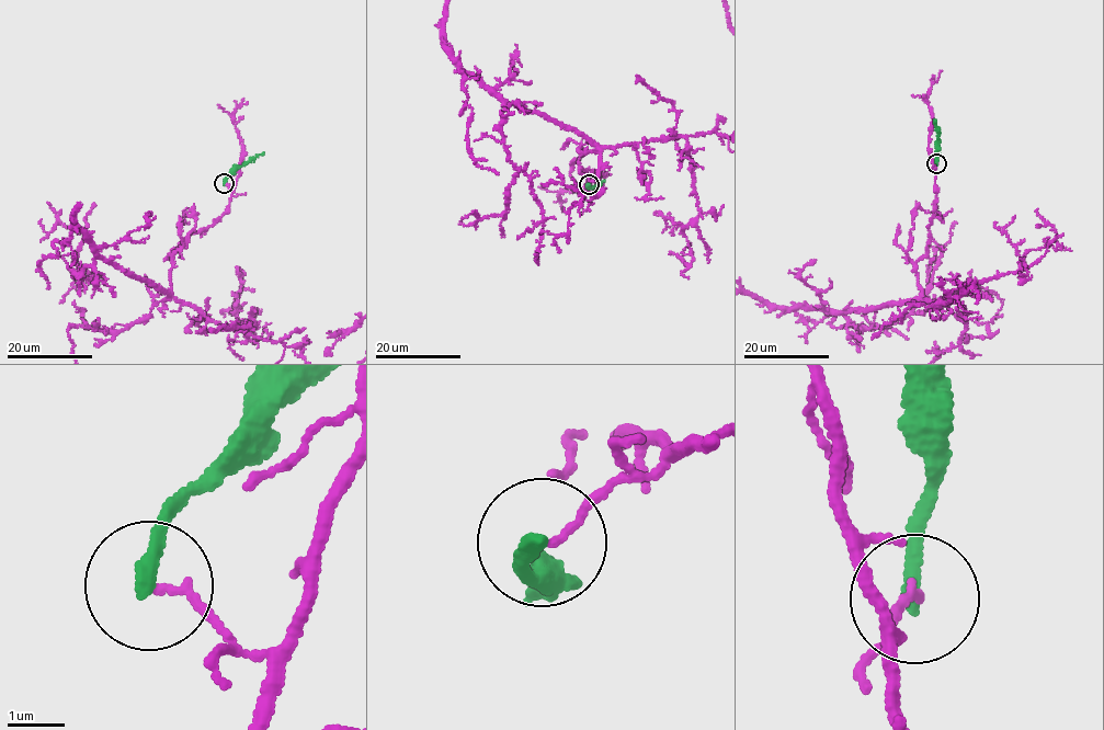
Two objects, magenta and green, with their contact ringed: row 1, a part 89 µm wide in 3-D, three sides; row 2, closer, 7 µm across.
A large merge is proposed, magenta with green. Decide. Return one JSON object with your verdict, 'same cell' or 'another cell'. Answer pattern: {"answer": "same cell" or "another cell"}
{"answer": "another cell"}

